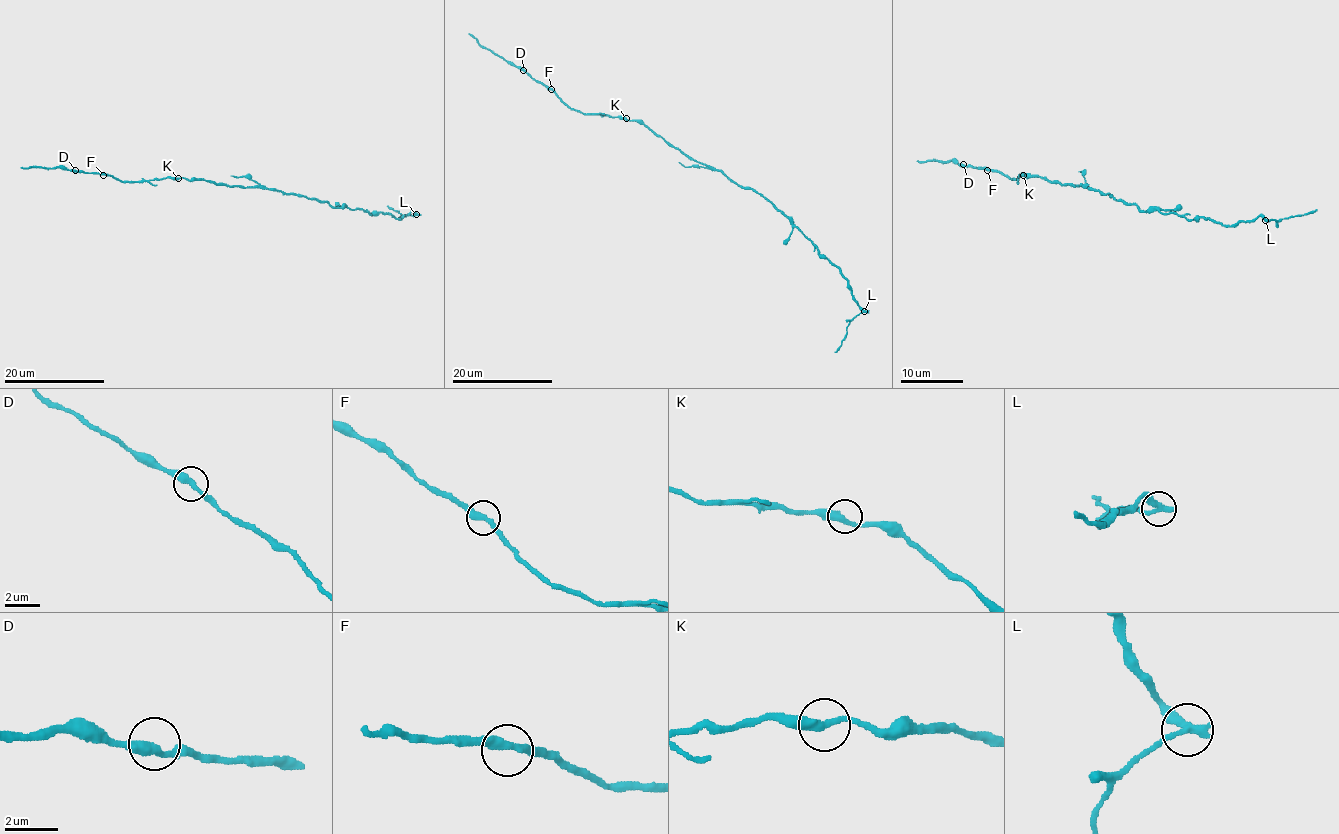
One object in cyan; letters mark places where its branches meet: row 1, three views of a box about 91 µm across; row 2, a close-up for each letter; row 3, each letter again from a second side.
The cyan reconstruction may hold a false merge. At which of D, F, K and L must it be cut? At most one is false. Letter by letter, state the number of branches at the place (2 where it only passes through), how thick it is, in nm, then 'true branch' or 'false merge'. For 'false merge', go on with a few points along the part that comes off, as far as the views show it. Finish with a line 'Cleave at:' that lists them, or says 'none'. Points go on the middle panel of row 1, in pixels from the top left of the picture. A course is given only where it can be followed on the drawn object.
D: 2 branches meet; 360 nm thick; true branch
F: 2 branches meet; 360 nm thick; true branch
K: 2 branches meet; 360 nm thick; true branch
L: 2 branches meet; 340 nm thick; false merge; foreign part runs (864, 311), (851, 321), (842, 345), (834, 352)
Cleave at: L

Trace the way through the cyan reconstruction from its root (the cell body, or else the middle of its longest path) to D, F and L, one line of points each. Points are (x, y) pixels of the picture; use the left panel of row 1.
D: (257, 187), (216, 185), (182, 177), (119, 181), (112, 176), (75, 170)
F: (257, 187), (216, 185), (182, 177), (119, 181), (103, 175)
L: (257, 187), (317, 198), (336, 207), (361, 208), (369, 214), (388, 212), (396, 219), (411, 211), (416, 215)

